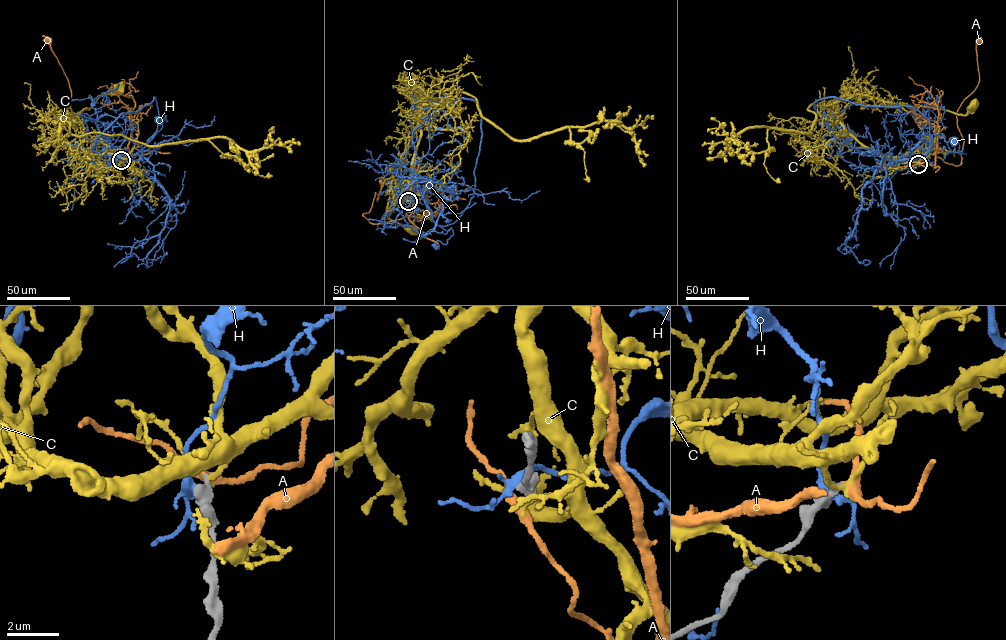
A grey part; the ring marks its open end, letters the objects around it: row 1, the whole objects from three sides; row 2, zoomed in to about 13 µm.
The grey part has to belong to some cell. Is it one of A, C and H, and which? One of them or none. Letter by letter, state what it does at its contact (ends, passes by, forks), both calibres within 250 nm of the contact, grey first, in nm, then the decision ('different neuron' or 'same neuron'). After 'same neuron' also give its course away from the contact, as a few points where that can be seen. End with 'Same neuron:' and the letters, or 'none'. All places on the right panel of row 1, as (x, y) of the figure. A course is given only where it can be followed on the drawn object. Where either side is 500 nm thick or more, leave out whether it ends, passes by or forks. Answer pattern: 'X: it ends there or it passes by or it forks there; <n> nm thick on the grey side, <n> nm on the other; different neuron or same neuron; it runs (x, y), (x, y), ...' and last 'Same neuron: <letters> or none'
A: it passes by; 280 nm thick on the grey side, 300 nm on the other; different neuron
C: it passes by; 360 nm thick on the grey side, 190 nm on the other; different neuron
H: 500 nm thick on the grey side, 320 nm on the other; different neuron
Same neuron: none

